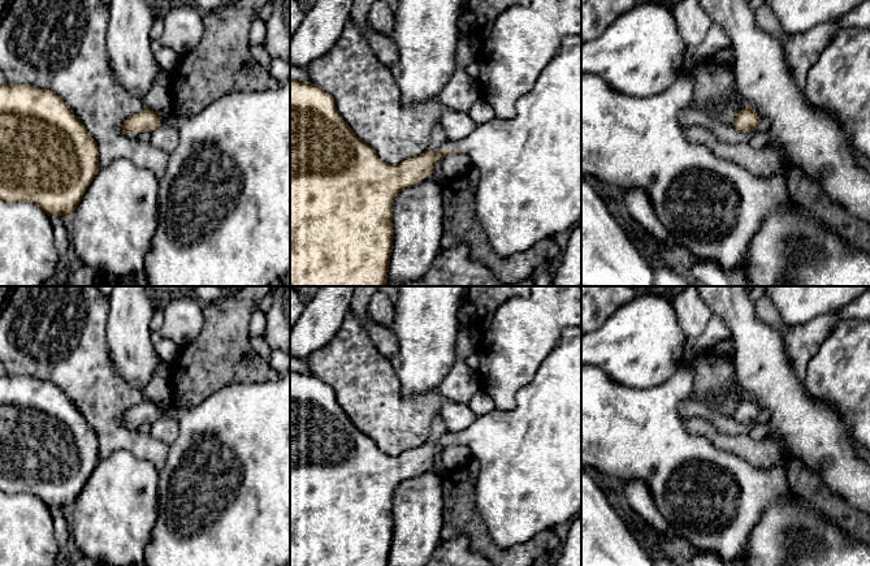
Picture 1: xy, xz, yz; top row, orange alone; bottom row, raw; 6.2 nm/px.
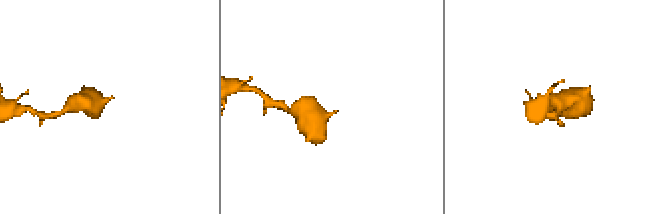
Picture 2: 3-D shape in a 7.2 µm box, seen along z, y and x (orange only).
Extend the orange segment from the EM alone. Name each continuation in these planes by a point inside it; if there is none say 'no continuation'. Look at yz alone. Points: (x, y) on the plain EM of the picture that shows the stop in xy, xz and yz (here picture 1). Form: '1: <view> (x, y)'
no continuation

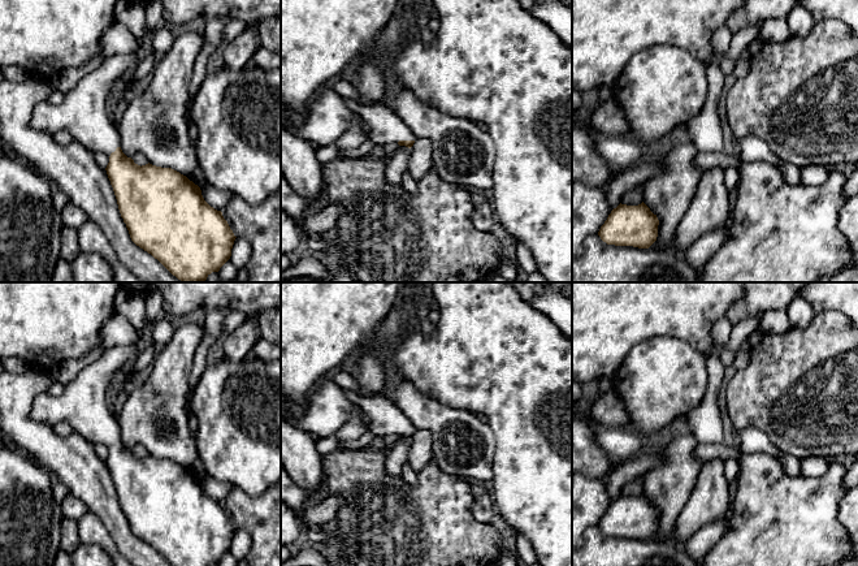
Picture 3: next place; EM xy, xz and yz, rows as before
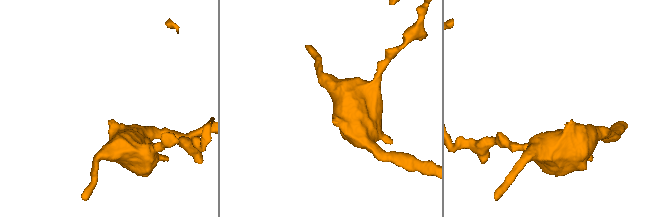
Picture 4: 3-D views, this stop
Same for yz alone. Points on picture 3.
no continuation

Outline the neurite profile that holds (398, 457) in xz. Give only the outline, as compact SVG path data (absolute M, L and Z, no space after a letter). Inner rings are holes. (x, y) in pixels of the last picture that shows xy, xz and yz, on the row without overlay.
M399 437L395 445L390 449L386 458L386 471L393 476L400 476L403 466L408 462L408 450L411 440Z

